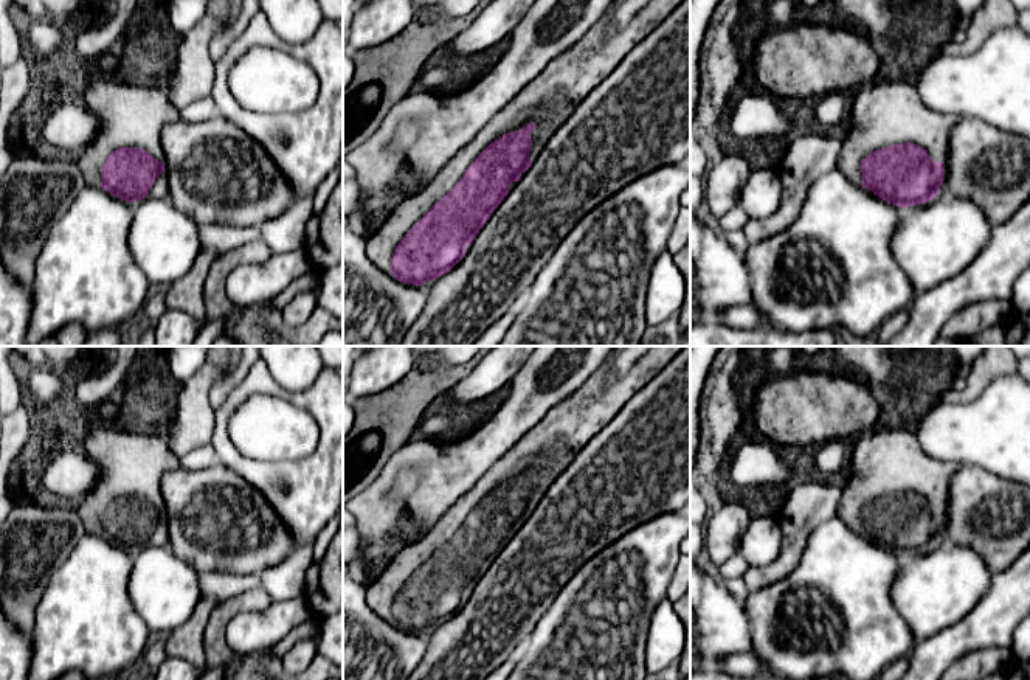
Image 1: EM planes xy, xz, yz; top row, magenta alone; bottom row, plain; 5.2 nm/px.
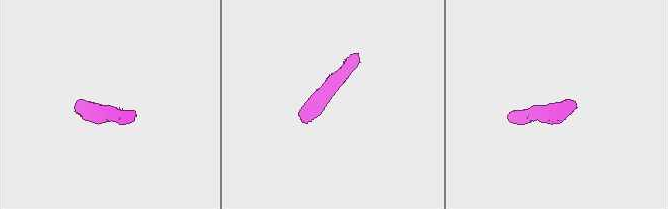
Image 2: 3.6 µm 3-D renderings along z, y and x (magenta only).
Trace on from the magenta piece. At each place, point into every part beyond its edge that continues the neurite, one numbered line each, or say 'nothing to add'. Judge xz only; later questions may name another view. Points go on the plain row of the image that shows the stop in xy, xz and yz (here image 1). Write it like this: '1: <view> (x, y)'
1: xz (548, 449)

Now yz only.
1: yz (883, 460)

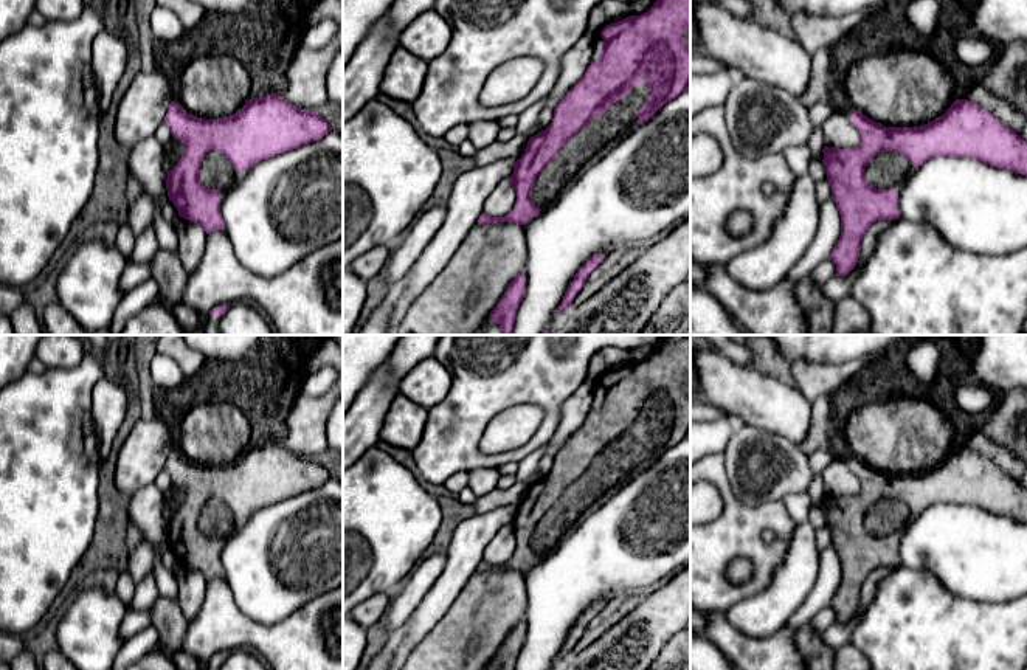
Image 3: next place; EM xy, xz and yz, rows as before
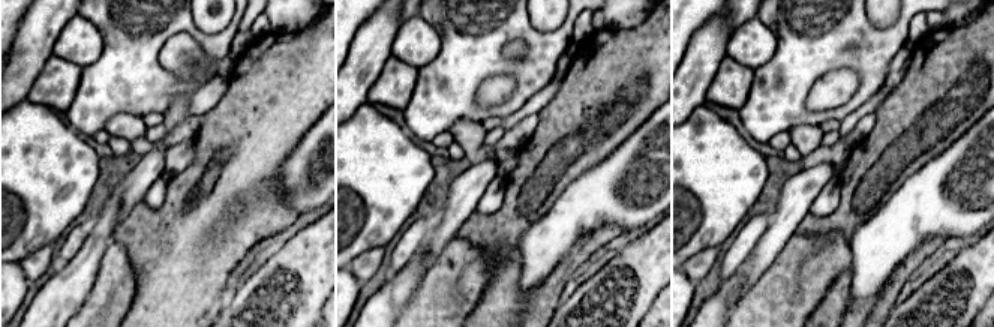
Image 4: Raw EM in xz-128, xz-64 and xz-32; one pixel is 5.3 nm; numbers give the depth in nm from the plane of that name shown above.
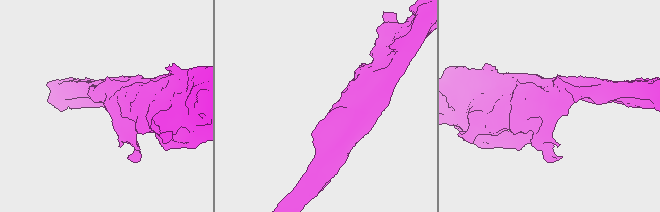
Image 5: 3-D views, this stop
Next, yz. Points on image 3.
1: yz (886, 517)

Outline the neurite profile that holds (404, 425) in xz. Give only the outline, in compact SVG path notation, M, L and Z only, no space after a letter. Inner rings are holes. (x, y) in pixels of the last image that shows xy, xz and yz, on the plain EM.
M397 394L385 417L380 439L403 450L413 450L424 434L428 408Z

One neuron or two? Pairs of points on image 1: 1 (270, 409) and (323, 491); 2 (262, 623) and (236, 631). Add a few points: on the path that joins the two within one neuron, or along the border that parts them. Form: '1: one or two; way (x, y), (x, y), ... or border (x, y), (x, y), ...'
1: two; border (318, 424), (318, 444), (311, 454), (266, 461)
2: one; way (256, 629), (242, 631)

